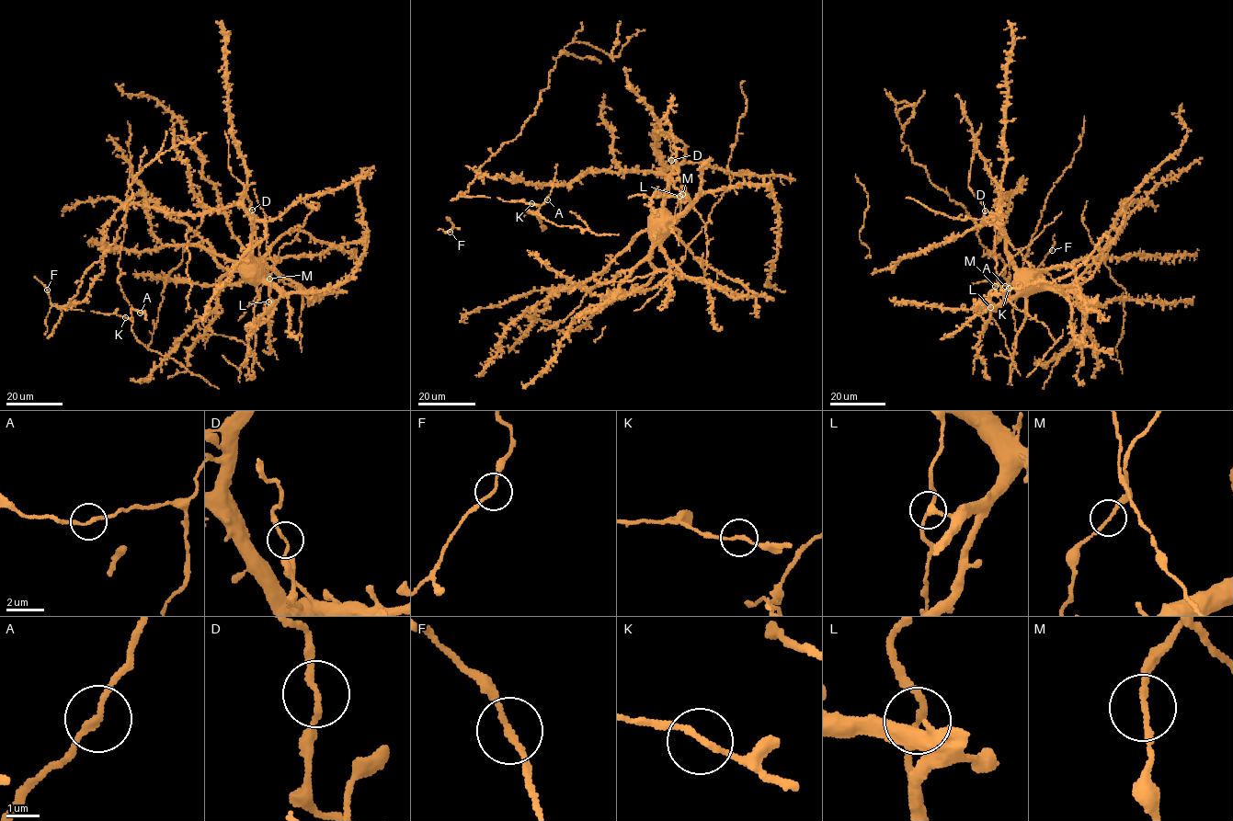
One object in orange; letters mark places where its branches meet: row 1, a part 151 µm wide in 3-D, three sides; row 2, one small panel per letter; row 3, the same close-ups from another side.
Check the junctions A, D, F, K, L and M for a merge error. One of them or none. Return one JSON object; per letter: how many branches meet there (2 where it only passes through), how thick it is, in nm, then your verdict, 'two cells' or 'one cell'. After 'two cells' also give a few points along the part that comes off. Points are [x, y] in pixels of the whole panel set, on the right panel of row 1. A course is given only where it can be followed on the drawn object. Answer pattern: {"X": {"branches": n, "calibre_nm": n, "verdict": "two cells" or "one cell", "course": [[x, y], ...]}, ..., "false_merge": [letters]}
{"A": {"branches": 2, "calibre_nm": 180, "verdict": "one cell"}, "D": {"branches": 2, "calibre_nm": 160, "verdict": "one cell"}, "F": {"branches": 2, "calibre_nm": 160, "verdict": "one cell"}, "K": {"branches": 2, "calibre_nm": 170, "verdict": "one cell"}, "L": {"branches": 2, "calibre_nm": 170, "verdict": "one cell"}, "M": {"branches": 2, "calibre_nm": 160, "verdict": "one cell"}, "false_merge": []}

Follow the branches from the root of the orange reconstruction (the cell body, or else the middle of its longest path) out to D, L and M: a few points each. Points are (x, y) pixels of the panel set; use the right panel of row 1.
D: (1019, 189), (1009, 192), (998, 205), (996, 223), (985, 220), (985, 210)
L: (1019, 189), (1009, 192), (998, 205), (994, 251), (998, 283), (991, 290), (988, 301), (990, 307)
M: (1019, 189), (1009, 192), (998, 205), (994, 251), (998, 283), (995, 286)

